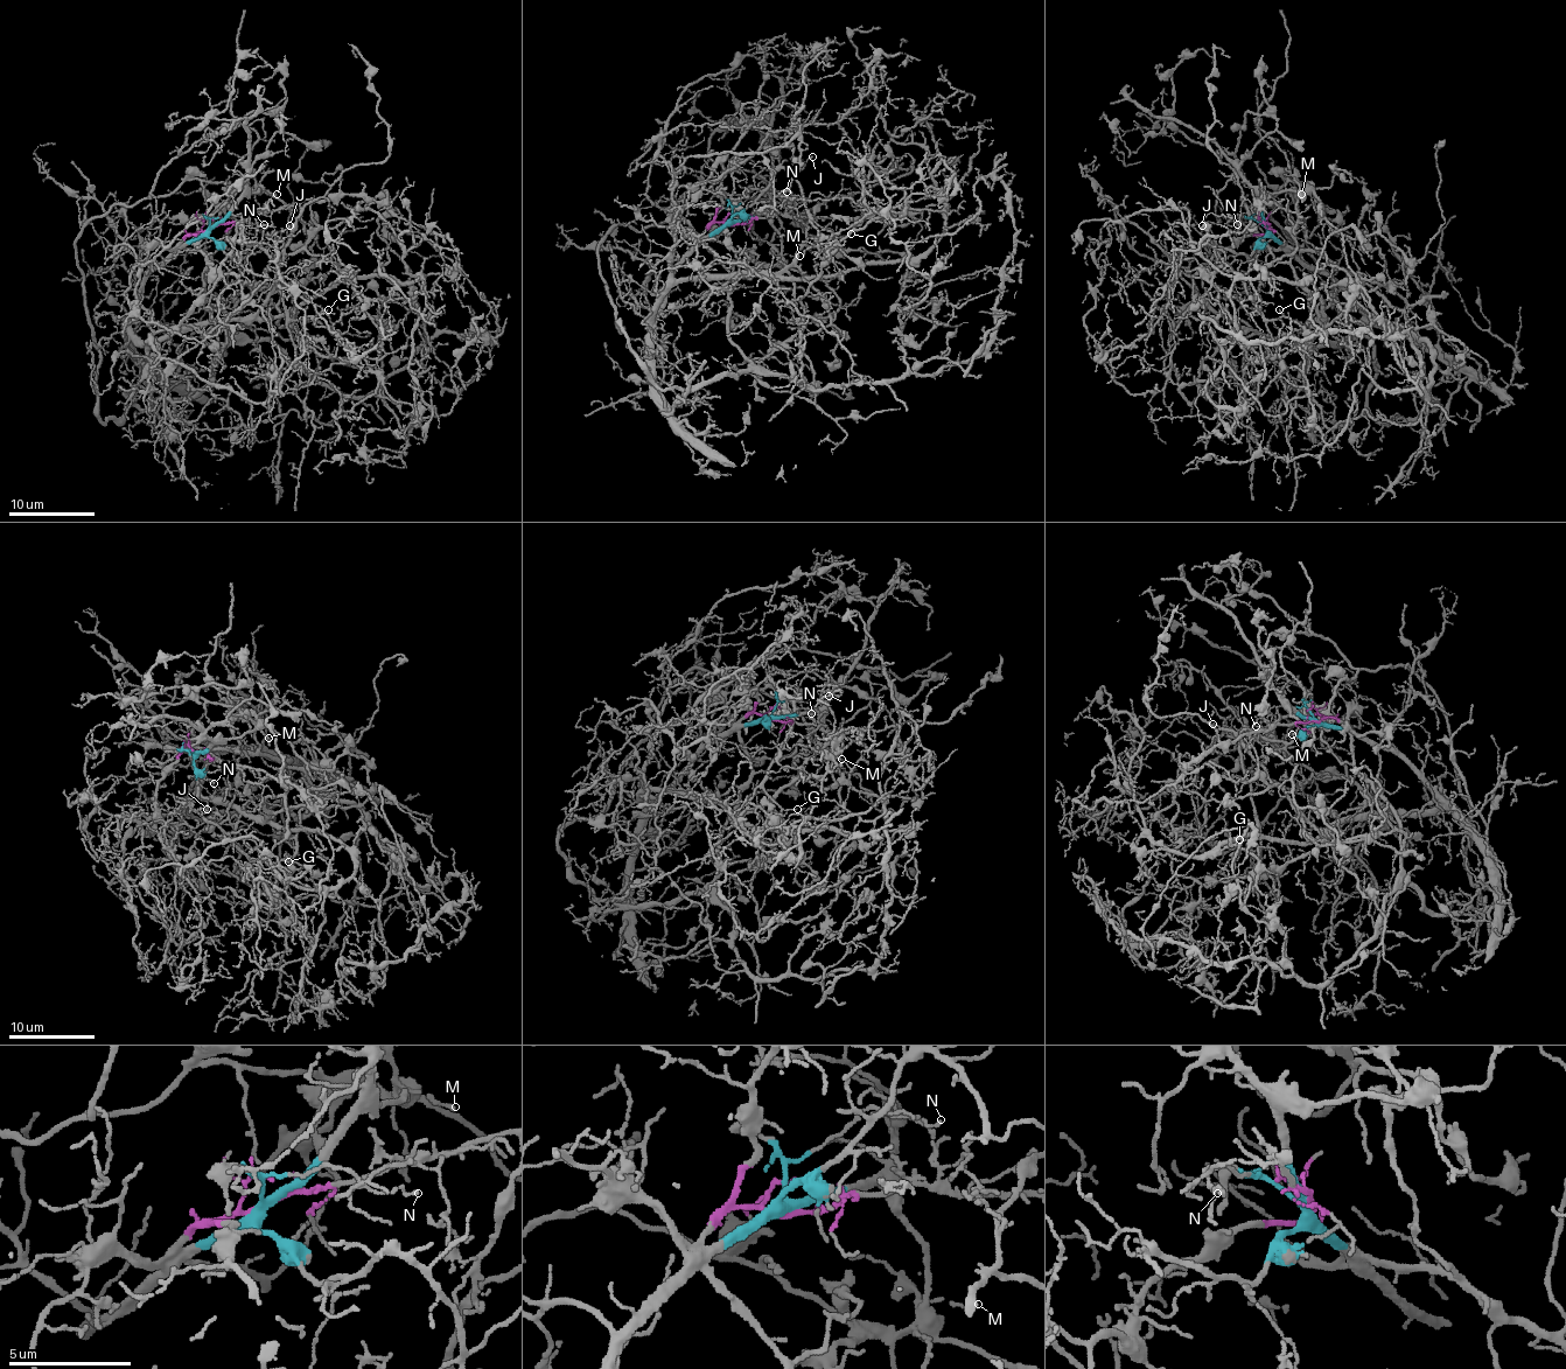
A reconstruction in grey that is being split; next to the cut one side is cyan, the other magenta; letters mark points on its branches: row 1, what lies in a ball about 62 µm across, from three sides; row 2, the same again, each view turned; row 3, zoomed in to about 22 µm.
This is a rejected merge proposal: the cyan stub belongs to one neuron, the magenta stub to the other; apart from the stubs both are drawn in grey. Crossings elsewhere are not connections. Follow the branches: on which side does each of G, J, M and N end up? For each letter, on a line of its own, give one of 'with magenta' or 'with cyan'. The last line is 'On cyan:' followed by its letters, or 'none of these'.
G: with cyan
J: with cyan
M: with cyan
N: with cyan
On cyan: G, J, M, N

